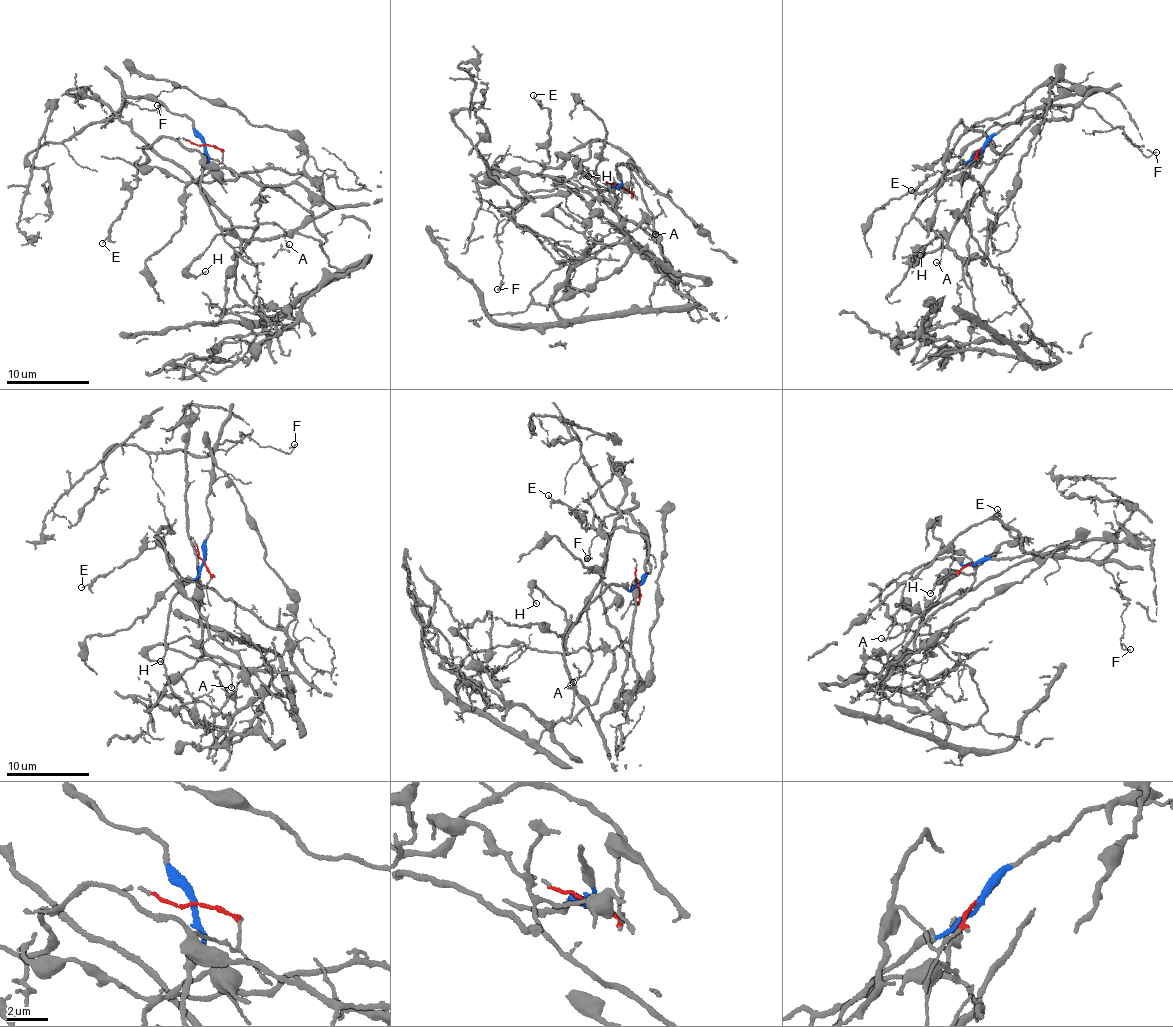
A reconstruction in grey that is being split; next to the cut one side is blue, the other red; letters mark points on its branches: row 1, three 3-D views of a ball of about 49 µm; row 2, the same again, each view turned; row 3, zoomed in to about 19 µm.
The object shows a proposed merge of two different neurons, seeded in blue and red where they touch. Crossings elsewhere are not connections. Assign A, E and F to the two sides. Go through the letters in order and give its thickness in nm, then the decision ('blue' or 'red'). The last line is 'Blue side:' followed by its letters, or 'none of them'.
A: 160 nm | blue
E: 110 nm | red
F: 130 nm | blue
Blue side: A, F

